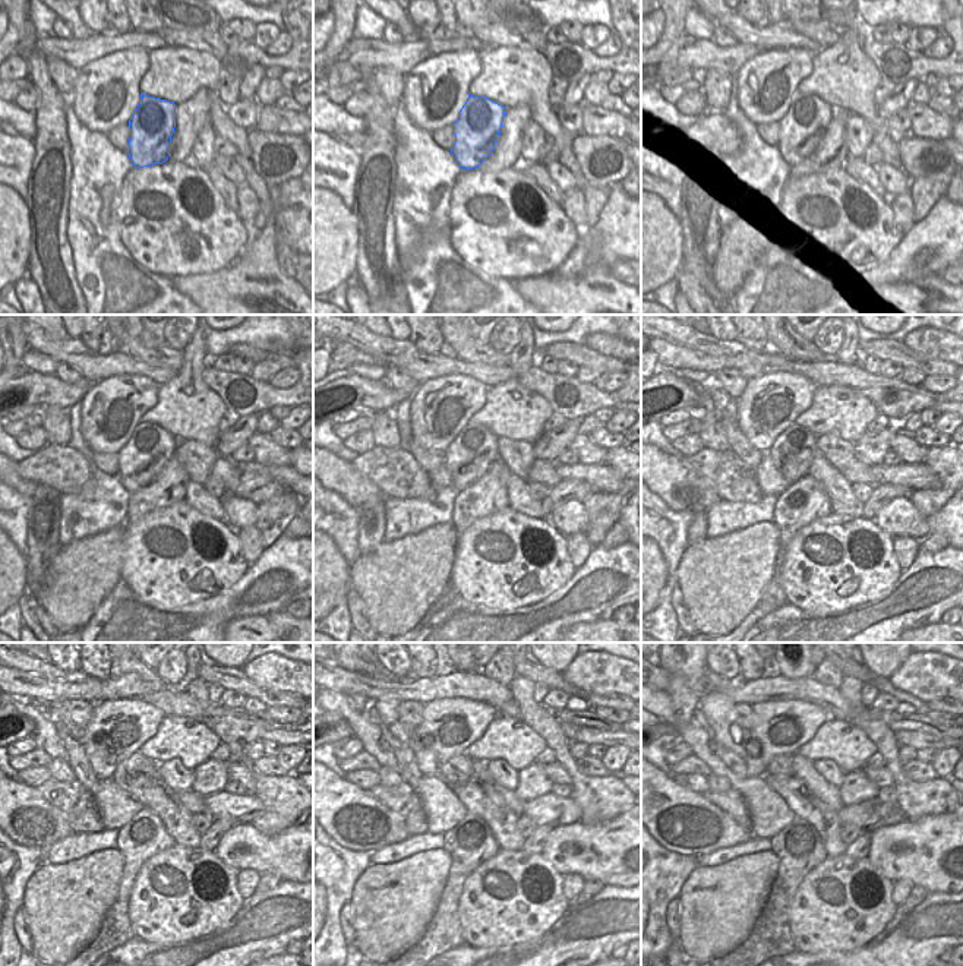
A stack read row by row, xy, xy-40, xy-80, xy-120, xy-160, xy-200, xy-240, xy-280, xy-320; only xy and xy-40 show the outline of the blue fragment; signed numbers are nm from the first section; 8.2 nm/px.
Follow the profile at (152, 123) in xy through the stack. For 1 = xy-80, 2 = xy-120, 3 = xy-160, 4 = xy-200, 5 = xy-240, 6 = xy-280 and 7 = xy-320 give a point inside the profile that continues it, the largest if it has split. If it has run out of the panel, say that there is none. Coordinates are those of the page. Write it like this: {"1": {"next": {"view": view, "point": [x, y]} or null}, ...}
{"1": {"next": {"view": "xy-80", "point": [807, 119]}}, "2": {"next": {"view": "xy-120", "point": [150, 447]}}, "3": {"next": {"view": "xy-160", "point": [467, 458]}}, "4": {"next": {"view": "xy-200", "point": [792, 451]}}, "5": {"next": {"view": "xy-240", "point": [132, 773]}}, "6": {"next": {"view": "xy-280", "point": [458, 770]}}, "7": {"next": {"view": "xy-320", "point": [780, 764]}}}

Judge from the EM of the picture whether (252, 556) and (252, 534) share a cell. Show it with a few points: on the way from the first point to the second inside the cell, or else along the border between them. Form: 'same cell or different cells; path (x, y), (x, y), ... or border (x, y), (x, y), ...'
same cell; path (252, 551), (252, 540)

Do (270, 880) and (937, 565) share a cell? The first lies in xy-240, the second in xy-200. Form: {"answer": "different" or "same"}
{"answer": "different"}

